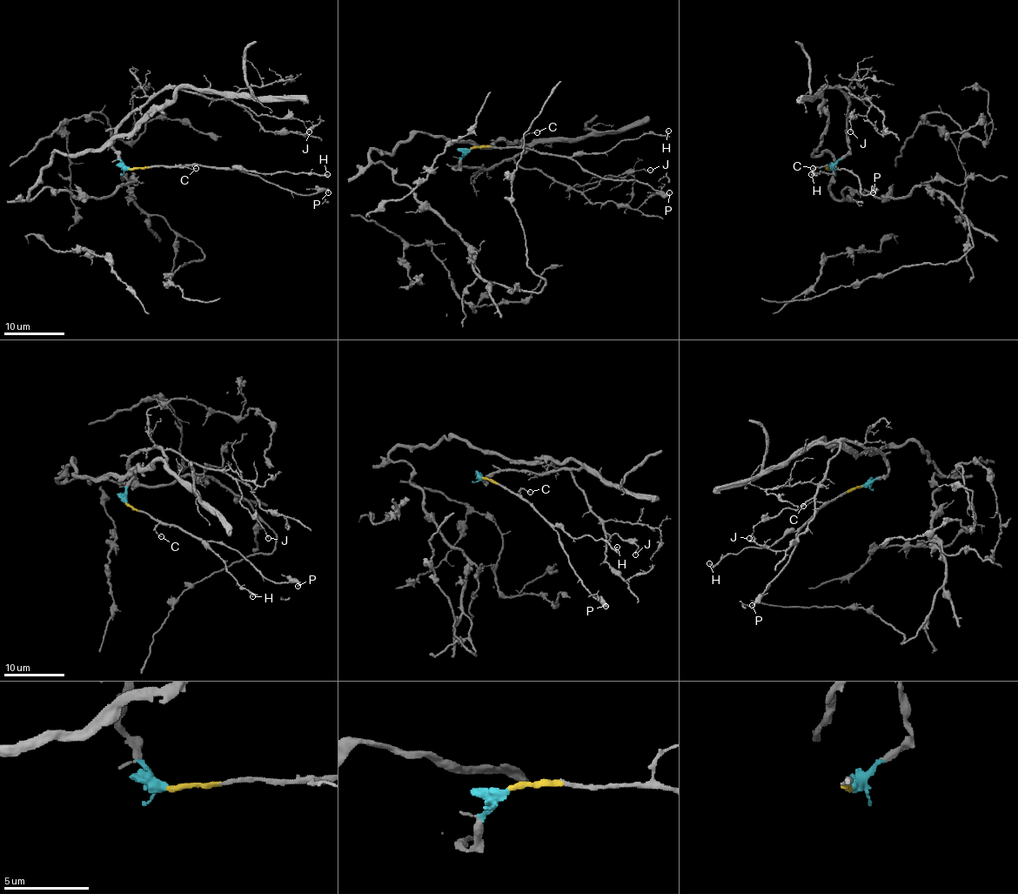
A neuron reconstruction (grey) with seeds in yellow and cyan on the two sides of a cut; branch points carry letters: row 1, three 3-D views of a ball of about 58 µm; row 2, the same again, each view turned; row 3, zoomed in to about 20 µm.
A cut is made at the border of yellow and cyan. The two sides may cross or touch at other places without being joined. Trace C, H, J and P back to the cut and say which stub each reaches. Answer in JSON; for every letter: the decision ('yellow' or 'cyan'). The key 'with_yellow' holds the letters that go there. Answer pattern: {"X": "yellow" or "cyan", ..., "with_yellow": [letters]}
{"C": "yellow", "H": "yellow", "J": "cyan", "P": "yellow", "with_yellow": ["C", "H", "P"]}

